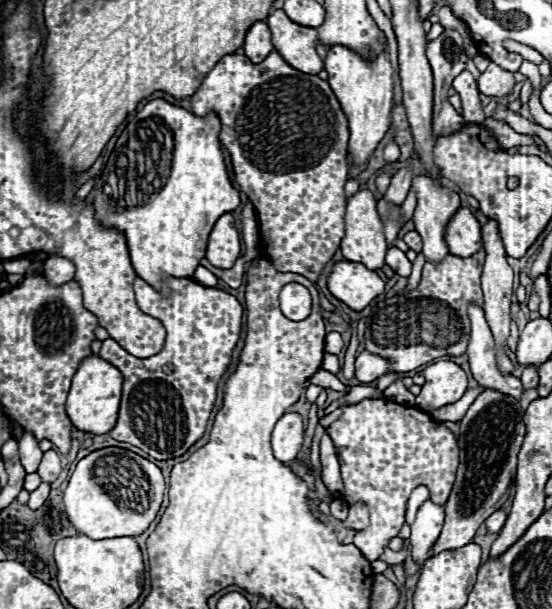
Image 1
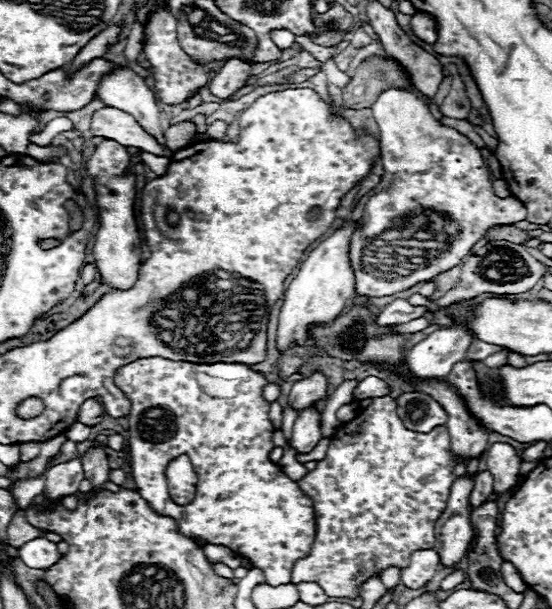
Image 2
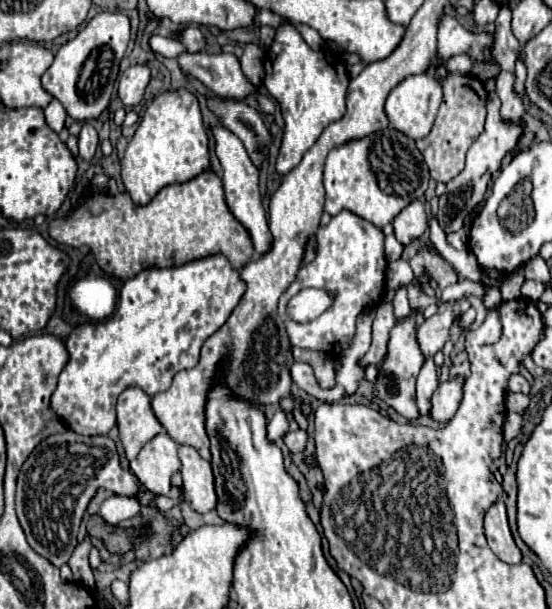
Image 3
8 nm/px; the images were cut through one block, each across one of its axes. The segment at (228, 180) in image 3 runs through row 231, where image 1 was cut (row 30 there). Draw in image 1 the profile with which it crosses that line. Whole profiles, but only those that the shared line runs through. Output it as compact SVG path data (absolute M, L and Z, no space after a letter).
M254 22L248 32L246 32L246 38L244 38L244 54L254 62L254 64L260 64L272 50L272 34L270 34L270 28L264 24L264 22Z

